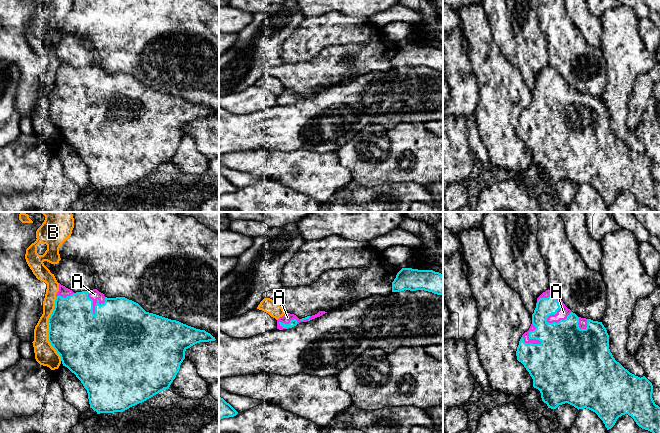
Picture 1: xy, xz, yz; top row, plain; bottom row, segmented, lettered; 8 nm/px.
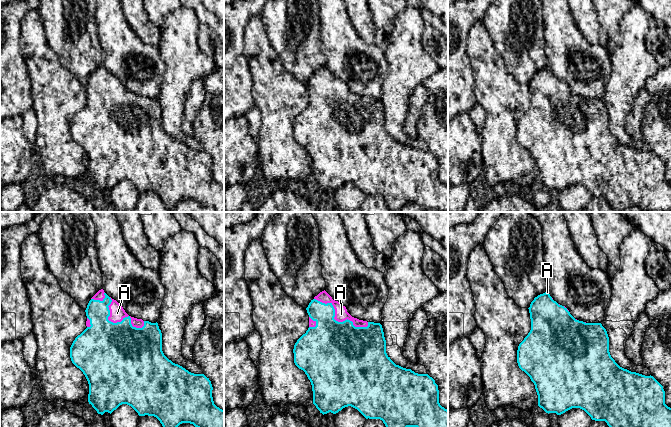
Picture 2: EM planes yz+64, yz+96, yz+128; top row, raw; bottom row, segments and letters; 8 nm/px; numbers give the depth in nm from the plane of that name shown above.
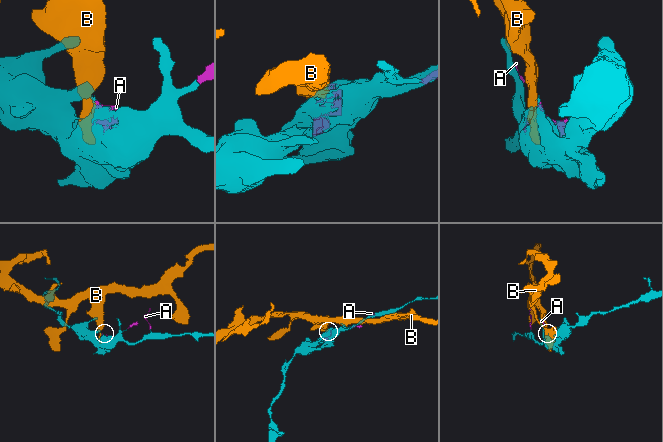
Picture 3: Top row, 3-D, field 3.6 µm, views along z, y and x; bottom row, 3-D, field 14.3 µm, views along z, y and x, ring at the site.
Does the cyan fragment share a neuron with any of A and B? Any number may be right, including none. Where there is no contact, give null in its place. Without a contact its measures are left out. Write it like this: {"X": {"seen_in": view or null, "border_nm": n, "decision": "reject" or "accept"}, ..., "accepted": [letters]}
{"A": {"seen_in": "yz", "border_nm": 240, "decision": "accept"}, "B": {"seen_in": "xy", "border_nm": 500, "decision": "reject"}, "accepted": ["A"]}

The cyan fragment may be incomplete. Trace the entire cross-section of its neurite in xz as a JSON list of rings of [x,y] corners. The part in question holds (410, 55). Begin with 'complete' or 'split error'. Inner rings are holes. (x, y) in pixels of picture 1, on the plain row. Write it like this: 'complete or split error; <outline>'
complete; [[[402,44],[392,58],[392,68],[424,66],[443,71],[443,51],[433,46]]]

